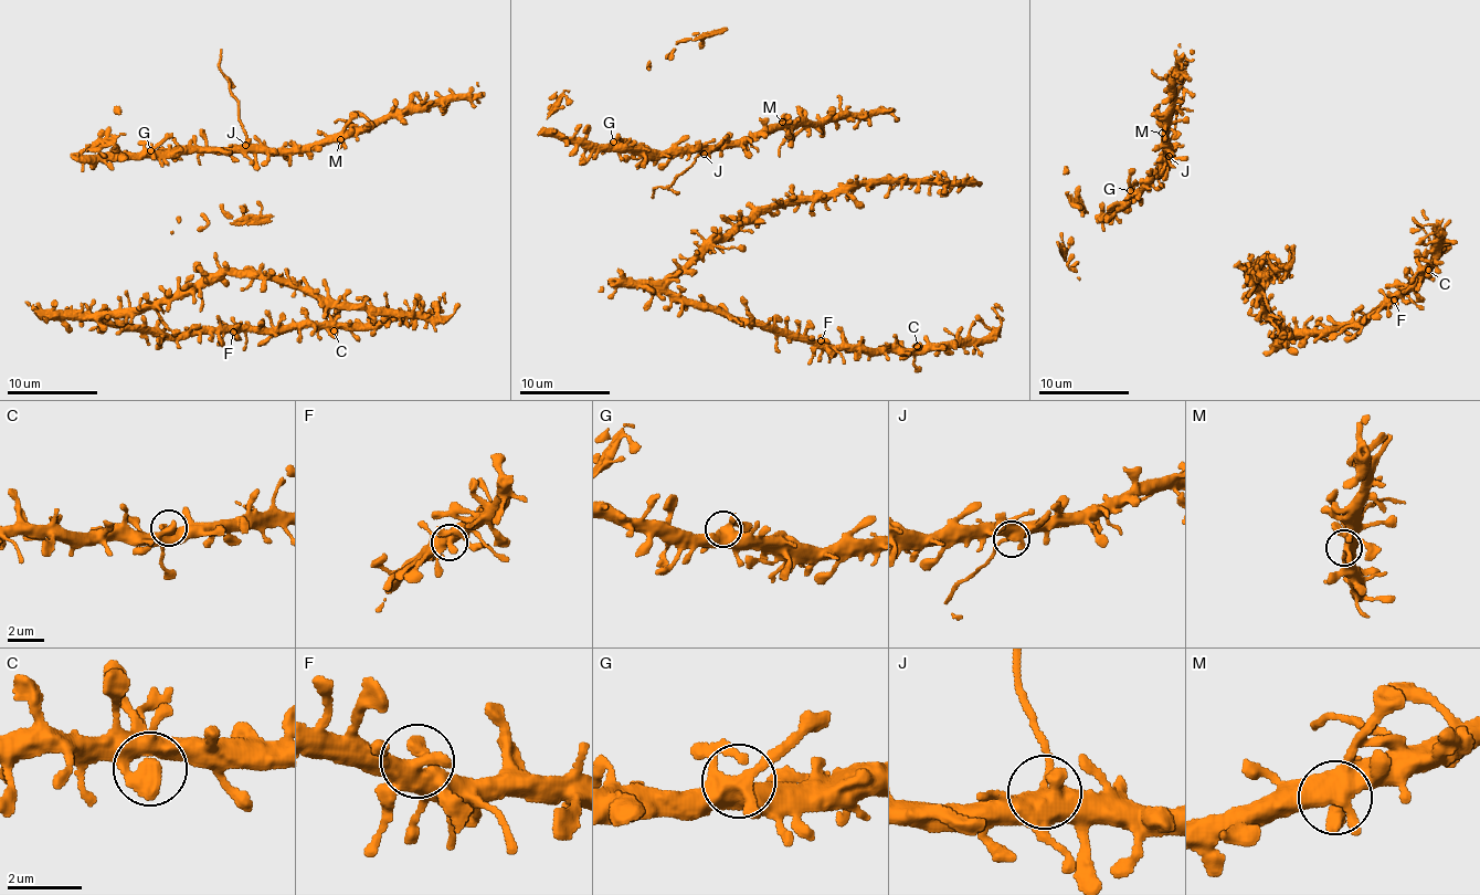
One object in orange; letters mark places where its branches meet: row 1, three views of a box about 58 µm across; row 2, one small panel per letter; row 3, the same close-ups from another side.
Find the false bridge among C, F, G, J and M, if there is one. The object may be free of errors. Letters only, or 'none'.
J

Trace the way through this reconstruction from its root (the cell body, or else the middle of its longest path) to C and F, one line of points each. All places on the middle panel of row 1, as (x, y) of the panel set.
C: (706, 253), (667, 287), (697, 307), (778, 326), (824, 344), (911, 351), (917, 346)
F: (706, 253), (669, 283), (672, 292), (697, 307), (821, 340)

